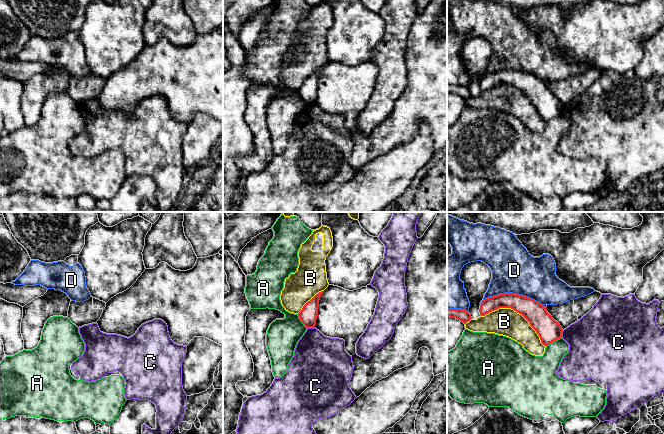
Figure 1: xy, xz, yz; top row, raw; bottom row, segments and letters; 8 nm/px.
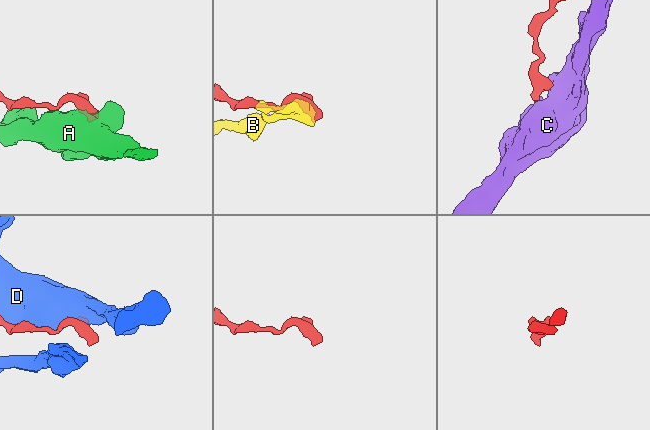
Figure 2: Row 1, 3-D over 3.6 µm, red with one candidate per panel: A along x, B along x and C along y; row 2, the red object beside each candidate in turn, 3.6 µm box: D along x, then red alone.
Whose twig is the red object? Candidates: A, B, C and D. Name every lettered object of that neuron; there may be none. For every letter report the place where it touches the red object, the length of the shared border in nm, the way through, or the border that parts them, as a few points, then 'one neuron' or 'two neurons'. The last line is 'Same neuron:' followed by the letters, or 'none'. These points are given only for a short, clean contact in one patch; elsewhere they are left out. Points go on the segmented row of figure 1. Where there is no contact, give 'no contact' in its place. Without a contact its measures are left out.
A: meets red in yz at (553, 341); contact 150 nm long; border along yz (561, 337), (546, 346); two neurons
B: meets red in yz at (517, 312); contact 600 nm long; two neurons
C: meets red in xz at (310, 327); contact 70 nm long; runs through xz (309, 313), (310, 327), (316, 357); one neuron
D: meets red in yz at (512, 293); contact 500 nm long; two neurons
Same neuron: C

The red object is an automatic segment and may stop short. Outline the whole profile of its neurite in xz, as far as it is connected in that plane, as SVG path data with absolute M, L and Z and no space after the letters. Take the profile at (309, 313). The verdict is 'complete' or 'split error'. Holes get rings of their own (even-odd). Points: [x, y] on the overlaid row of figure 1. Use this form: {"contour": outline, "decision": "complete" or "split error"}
{"contour": "M316 294L298 313L307 330L296 345L286 373L275 378L266 392L243 403L237 434L316 434L312 428L316 420L339 413L355 400L348 386L354 366L352 356L345 351L345 341L326 337L315 328L322 294Z", "decision": "split error"}

